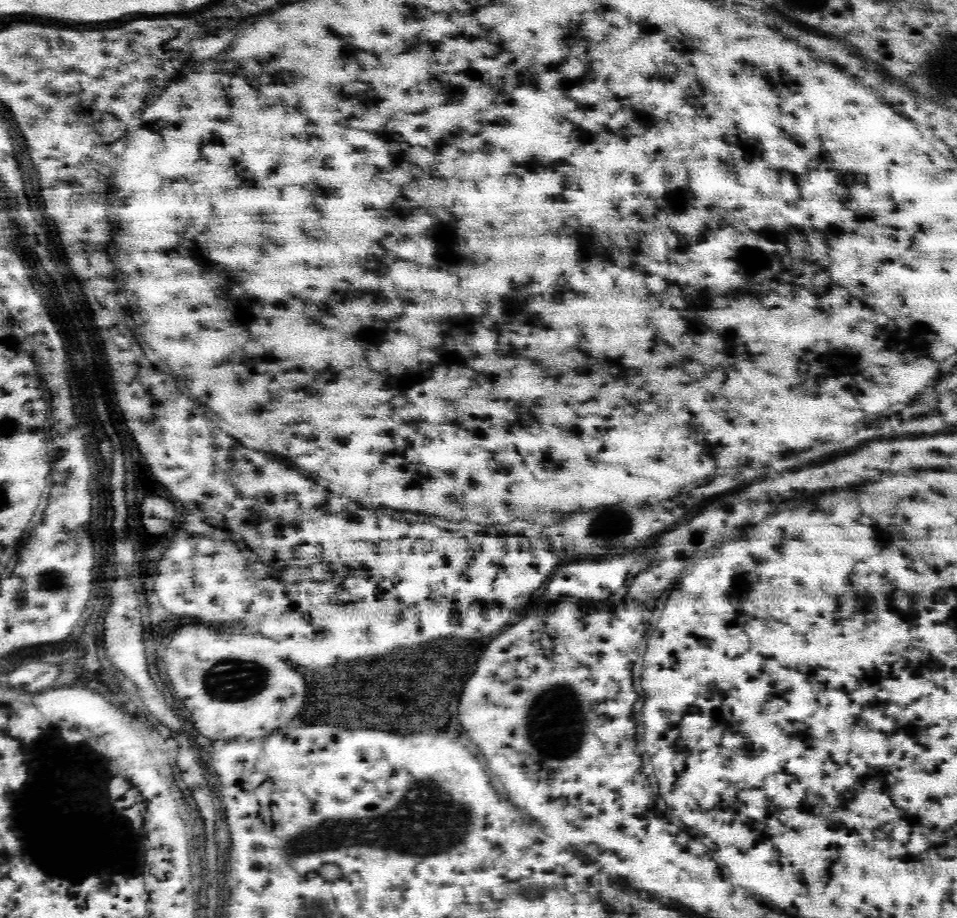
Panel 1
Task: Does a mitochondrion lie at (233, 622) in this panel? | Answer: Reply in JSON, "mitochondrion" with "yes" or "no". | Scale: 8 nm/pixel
{"mitochondrion":"no"}

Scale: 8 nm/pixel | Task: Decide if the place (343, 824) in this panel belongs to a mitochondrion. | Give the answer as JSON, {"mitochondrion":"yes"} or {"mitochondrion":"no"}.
{"mitochondrion":"yes"}

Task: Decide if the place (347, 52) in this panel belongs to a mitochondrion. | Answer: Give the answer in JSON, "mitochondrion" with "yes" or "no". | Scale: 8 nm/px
{"mitochondrion":"no"}

